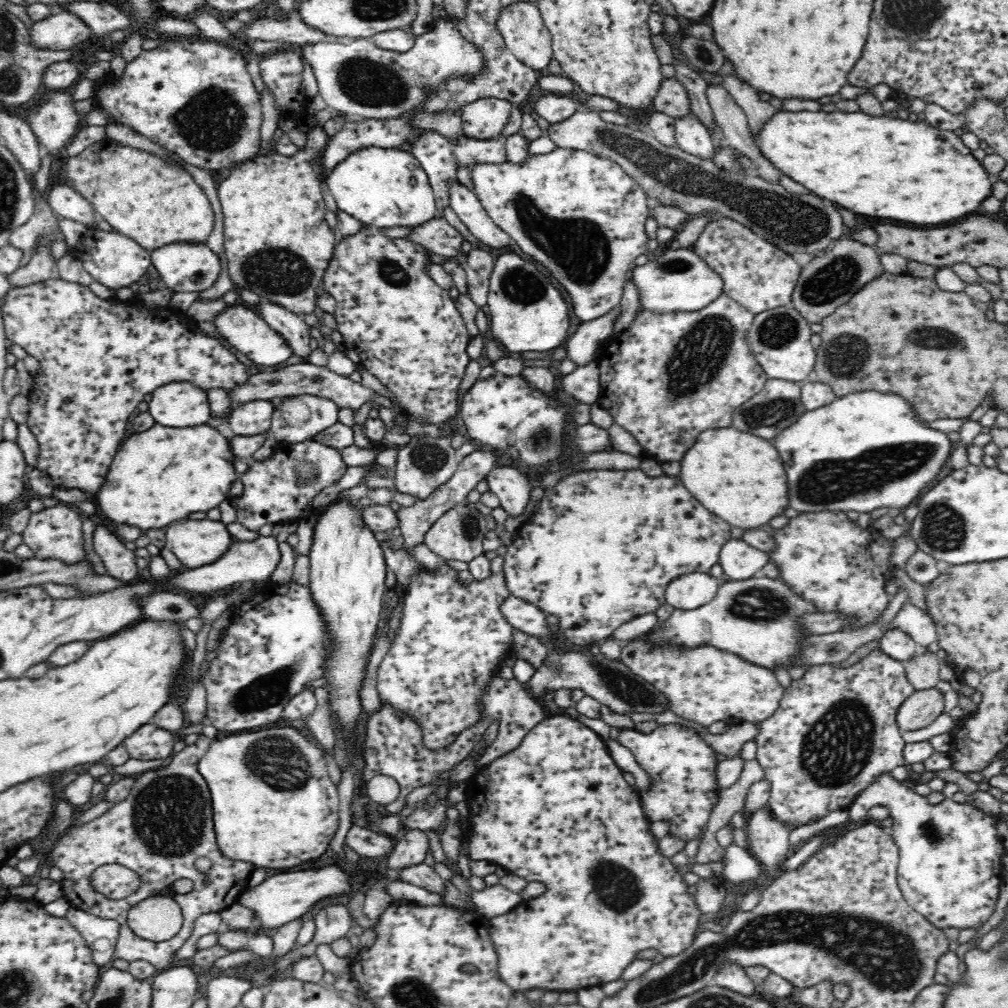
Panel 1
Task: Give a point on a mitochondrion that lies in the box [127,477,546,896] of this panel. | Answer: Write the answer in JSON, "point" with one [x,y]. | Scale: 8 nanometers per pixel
{"point":[278,751]}

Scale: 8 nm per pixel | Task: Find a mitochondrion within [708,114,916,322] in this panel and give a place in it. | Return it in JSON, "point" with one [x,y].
{"point":[830,283]}

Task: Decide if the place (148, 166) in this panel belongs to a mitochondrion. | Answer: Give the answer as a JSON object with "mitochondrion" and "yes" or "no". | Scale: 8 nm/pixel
{"mitochondrion":"no"}

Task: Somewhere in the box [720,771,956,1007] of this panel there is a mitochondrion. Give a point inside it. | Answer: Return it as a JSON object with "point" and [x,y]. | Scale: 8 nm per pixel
{"point":[930,831]}

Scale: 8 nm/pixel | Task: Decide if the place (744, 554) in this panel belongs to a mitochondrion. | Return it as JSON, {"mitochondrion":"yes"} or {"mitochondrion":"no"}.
{"mitochondrion":"no"}

